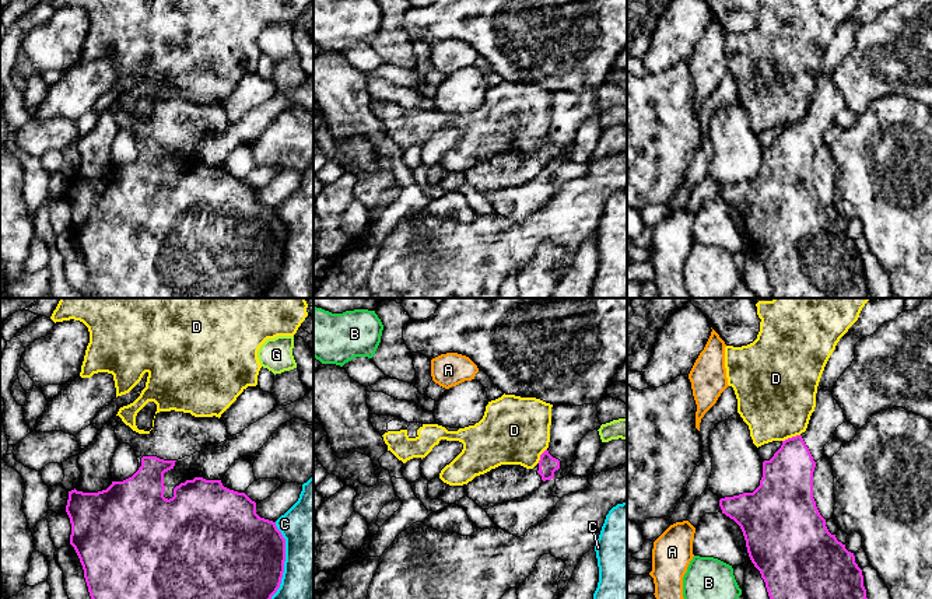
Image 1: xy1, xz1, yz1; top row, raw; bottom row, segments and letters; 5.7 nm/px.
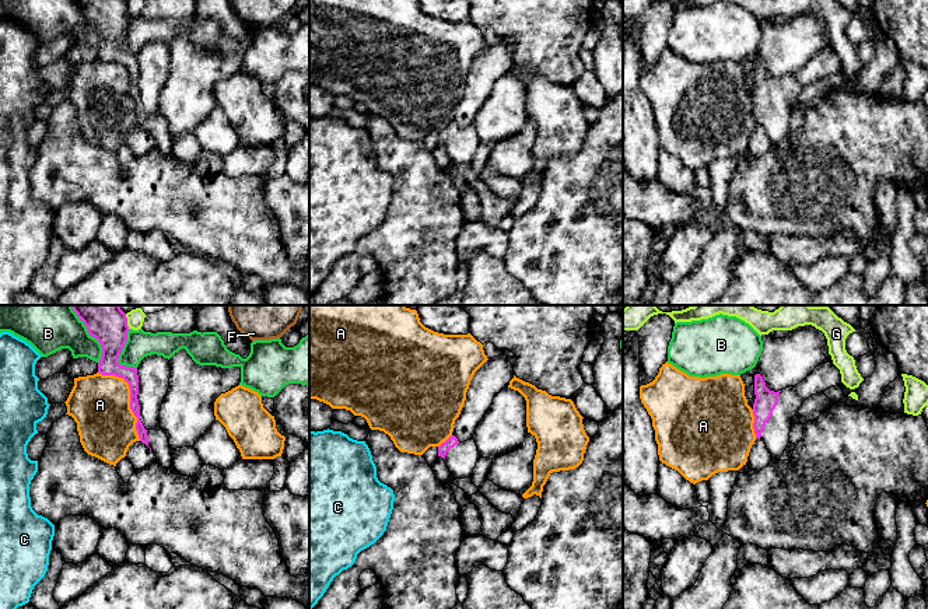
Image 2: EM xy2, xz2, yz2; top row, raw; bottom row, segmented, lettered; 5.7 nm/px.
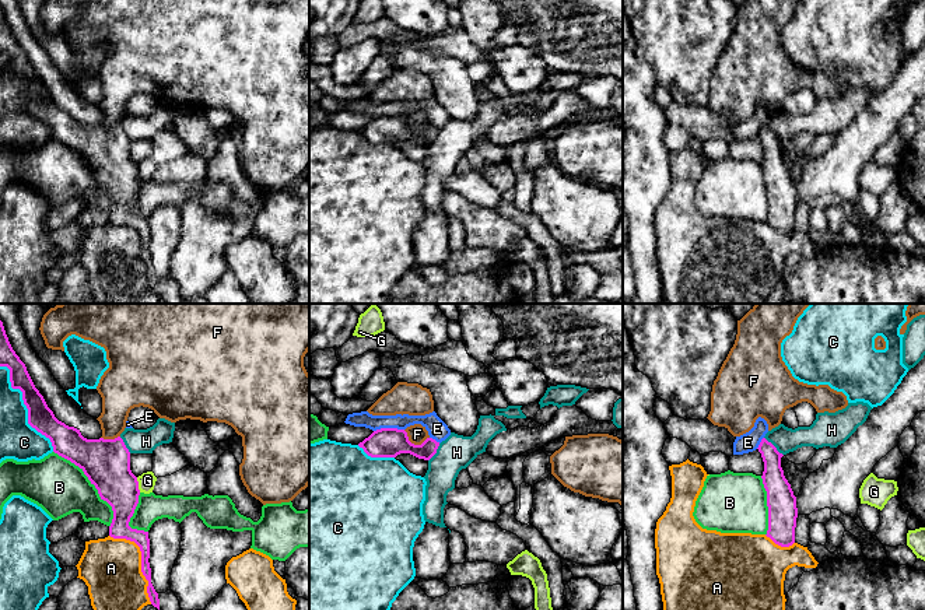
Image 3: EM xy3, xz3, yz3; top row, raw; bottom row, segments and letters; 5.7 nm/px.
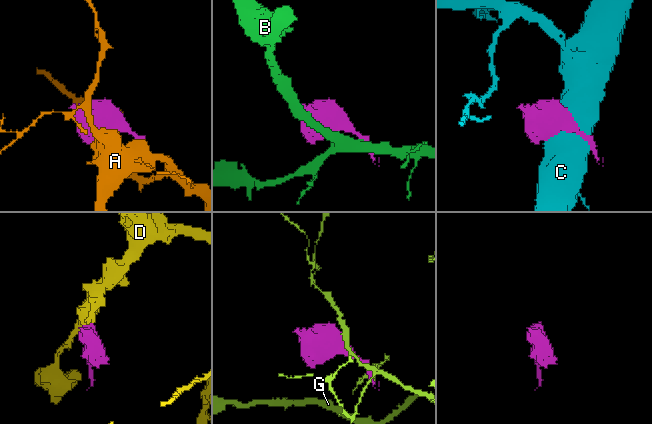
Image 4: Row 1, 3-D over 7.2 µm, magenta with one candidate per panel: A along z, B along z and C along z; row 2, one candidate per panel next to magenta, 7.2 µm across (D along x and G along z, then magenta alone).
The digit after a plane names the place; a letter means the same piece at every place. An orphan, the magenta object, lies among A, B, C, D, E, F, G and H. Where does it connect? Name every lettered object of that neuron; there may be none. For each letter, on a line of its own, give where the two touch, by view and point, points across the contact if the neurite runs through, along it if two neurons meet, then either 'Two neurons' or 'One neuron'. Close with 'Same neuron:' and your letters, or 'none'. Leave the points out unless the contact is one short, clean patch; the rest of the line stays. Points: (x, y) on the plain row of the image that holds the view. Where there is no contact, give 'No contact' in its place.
A: Touches magenta at xy2 (130, 84). Two neurons
B: Touches magenta at xy3 (93, 169). Two neurons
C: Touches magenta at xy3 (25, 91). Two neurons
D: Touches magenta at yz1 (791, 125). Two neurons
E: Touches magenta at xz3 (388, 115). Two neurons
F: Touches magenta at xz3 (413, 130). Two neurons
G: Touches magenta at xy3 (137, 171). Boundary: xy3 (136, 164), (140, 178). Two neurons
H: Touches magenta at yz3 (774, 133). Boundary: yz3 (764, 123), (782, 142). Two neurons
Same neuron: none

